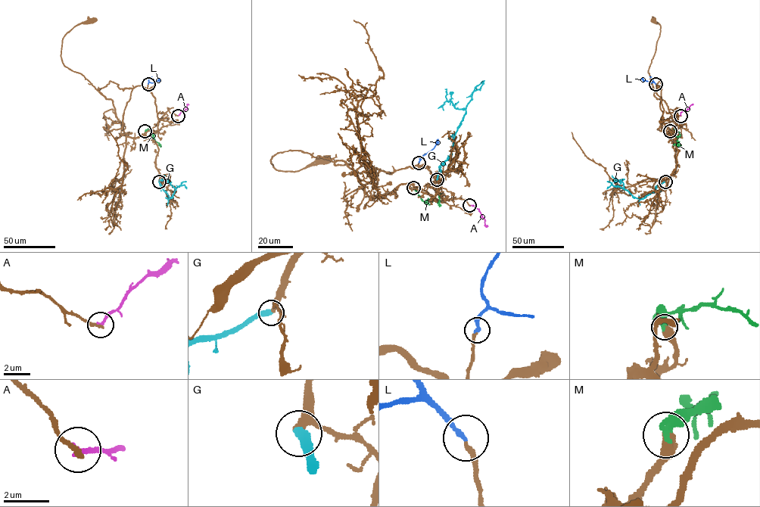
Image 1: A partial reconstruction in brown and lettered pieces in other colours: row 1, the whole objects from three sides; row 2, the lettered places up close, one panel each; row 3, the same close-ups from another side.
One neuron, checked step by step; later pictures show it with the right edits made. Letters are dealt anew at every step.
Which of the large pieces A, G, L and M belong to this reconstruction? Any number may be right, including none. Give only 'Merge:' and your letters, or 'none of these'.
Merge: G, L, M

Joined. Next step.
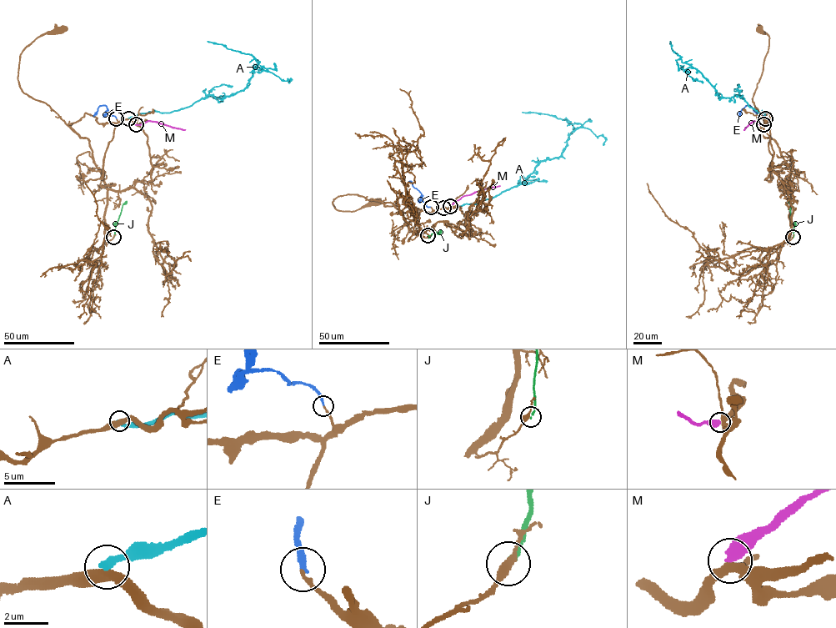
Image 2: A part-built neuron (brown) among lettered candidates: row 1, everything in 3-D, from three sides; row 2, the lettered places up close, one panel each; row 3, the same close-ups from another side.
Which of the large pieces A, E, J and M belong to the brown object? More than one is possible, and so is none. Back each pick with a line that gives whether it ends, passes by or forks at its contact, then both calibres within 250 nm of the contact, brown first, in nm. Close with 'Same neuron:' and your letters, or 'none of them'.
E: it ends; calibres 180 and 260 nm
Same neuron: E

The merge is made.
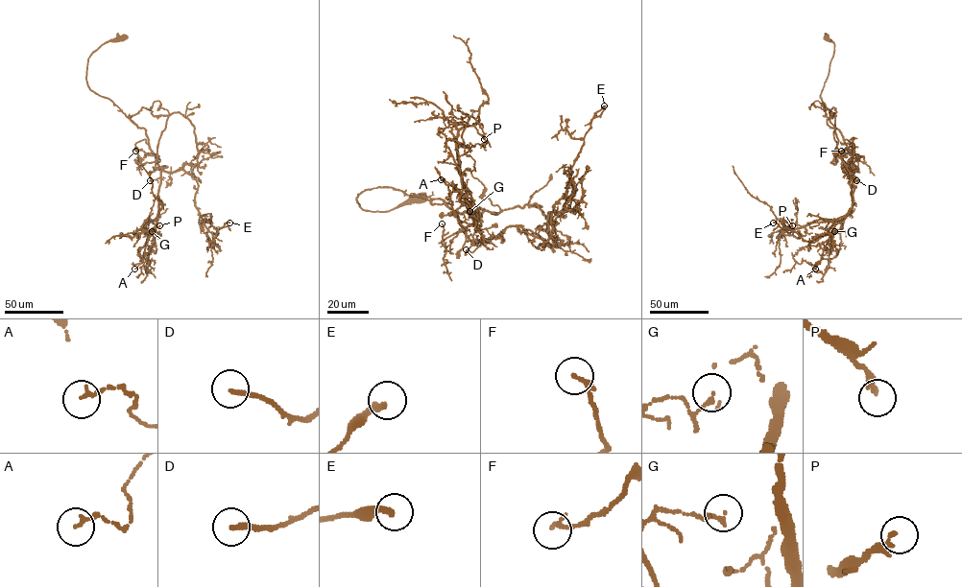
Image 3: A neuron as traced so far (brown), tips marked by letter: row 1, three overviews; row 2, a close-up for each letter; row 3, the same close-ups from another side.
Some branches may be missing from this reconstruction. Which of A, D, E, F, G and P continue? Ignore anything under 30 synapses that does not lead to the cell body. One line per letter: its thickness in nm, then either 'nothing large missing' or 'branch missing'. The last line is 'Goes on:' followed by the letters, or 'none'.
A: 140 nm | nothing large missing
D: 220 nm | nothing large missing
E: 280 nm | nothing large missing
F: 160 nm | nothing large missing
G: 160 nm | nothing large missing
P: 200 nm | nothing large missing
Goes on: none

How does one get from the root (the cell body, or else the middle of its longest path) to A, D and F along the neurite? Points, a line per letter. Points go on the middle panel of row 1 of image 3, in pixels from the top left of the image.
A: (420, 199), (385, 211), (356, 200), (378, 187), (441, 199), (484, 242), (458, 221), (441, 179)
D: (420, 199), (385, 211), (364, 210), (356, 200), (378, 187), (441, 199), (472, 242), (484, 241), (466, 249)
F: (420, 199), (385, 211), (364, 210), (356, 200), (378, 187), (441, 199), (464, 229), (442, 242), (442, 223)

